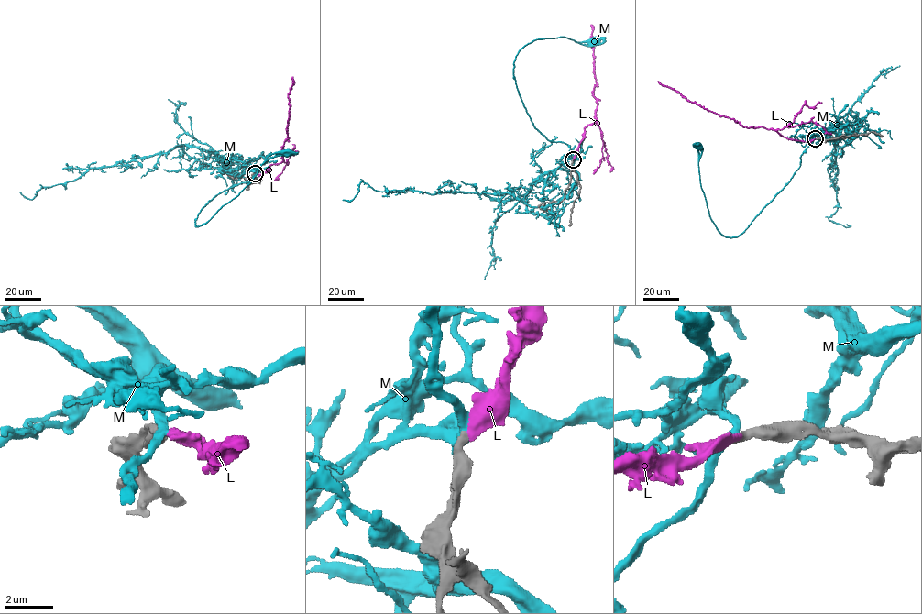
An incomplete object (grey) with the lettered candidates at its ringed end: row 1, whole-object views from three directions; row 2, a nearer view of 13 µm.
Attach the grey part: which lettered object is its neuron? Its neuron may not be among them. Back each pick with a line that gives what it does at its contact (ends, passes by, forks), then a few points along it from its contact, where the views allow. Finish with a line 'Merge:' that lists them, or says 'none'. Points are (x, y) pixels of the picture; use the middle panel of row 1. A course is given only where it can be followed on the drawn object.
L: it ends there; it runs (572, 159), (584, 128), (596, 121), (597, 99), (592, 92), (597, 82), (590, 42), (590, 25)
Merge: L

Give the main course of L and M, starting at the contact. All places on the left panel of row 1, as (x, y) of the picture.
L: (255, 173), (268, 171), (269, 166), (279, 163), (285, 153), (281, 146), (288, 137), (289, 94), (292, 76)
M: (255, 173), (250, 181), (235, 184), (208, 201), (195, 225), (207, 223), (235, 198), (267, 160), (285, 153)

